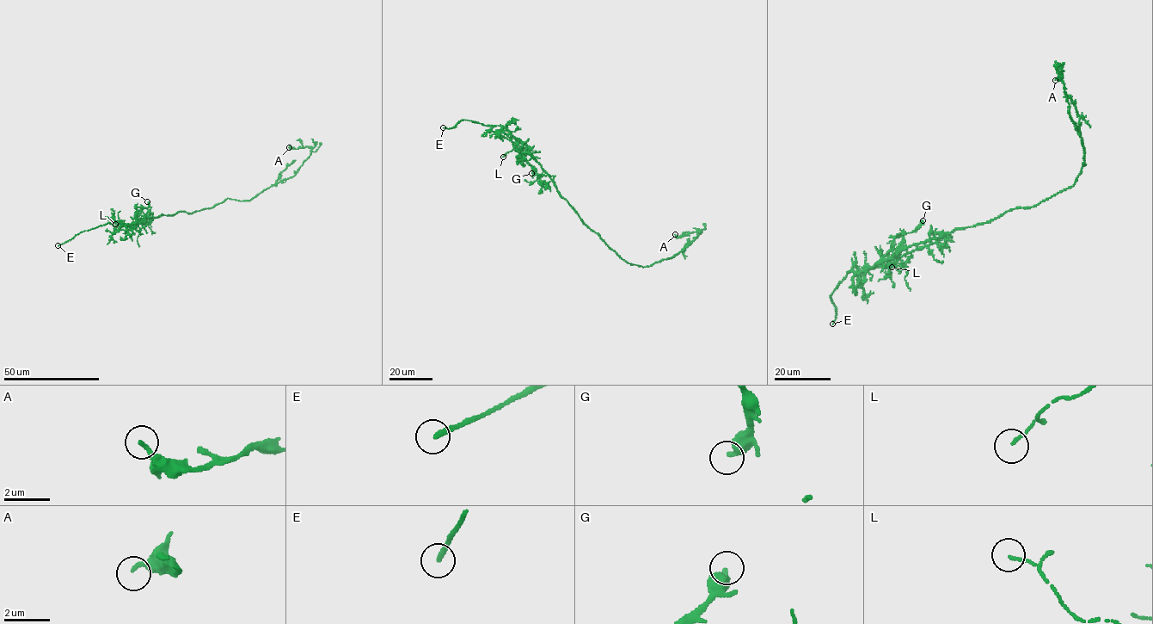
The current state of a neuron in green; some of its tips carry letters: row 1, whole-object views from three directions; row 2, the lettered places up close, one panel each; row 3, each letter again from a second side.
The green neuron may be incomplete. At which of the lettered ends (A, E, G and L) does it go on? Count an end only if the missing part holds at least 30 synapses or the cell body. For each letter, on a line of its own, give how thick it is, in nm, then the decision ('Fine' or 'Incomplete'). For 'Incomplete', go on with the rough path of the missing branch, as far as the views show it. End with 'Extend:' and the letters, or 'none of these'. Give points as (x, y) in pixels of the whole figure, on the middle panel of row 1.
A: Thickness 170 nm. Fine
E: Thickness 220 nm. Incomplete
G: Thickness 360 nm. Fine
L: Thickness 110 nm. Fine
Extend: E

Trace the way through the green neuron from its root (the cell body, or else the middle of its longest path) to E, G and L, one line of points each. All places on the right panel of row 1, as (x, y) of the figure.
E: (1015, 208), (987, 222), (957, 228), (909, 246), (862, 272), (849, 271), (830, 296), (837, 314), (832, 324)
G: (1015, 208), (987, 222), (957, 228), (909, 246), (883, 262), (886, 266), (894, 237), (914, 231), (923, 220)
L: (1015, 208), (987, 222), (957, 228), (903, 249), (883, 262), (888, 267), (889, 275), (892, 267)

